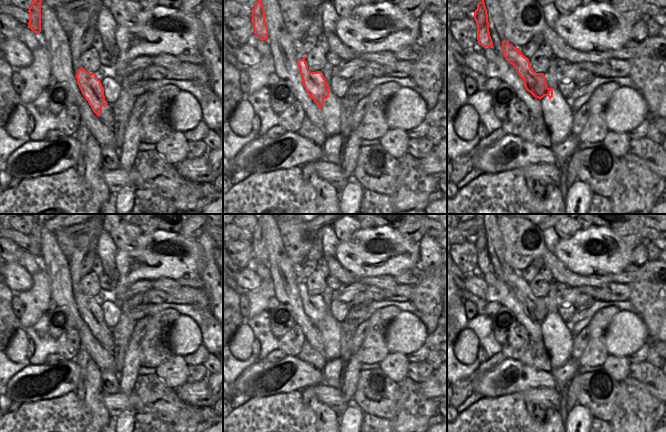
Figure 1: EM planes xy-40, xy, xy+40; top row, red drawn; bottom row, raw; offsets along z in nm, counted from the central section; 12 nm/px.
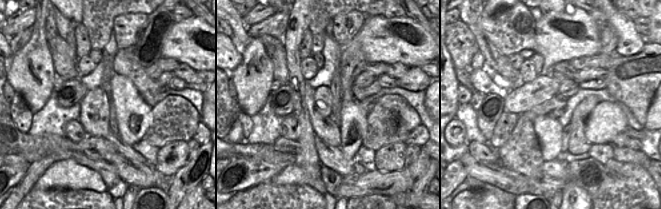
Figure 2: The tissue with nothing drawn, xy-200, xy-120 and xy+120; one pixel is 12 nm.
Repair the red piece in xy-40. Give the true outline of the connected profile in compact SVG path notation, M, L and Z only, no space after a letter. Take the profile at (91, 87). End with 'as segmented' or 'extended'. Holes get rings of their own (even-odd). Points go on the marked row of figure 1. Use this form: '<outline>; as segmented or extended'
M83 67L77 70L76 79L83 96L99 117L102 107L108 104L101 81L96 77L96 73L87 72Z; as segmented

